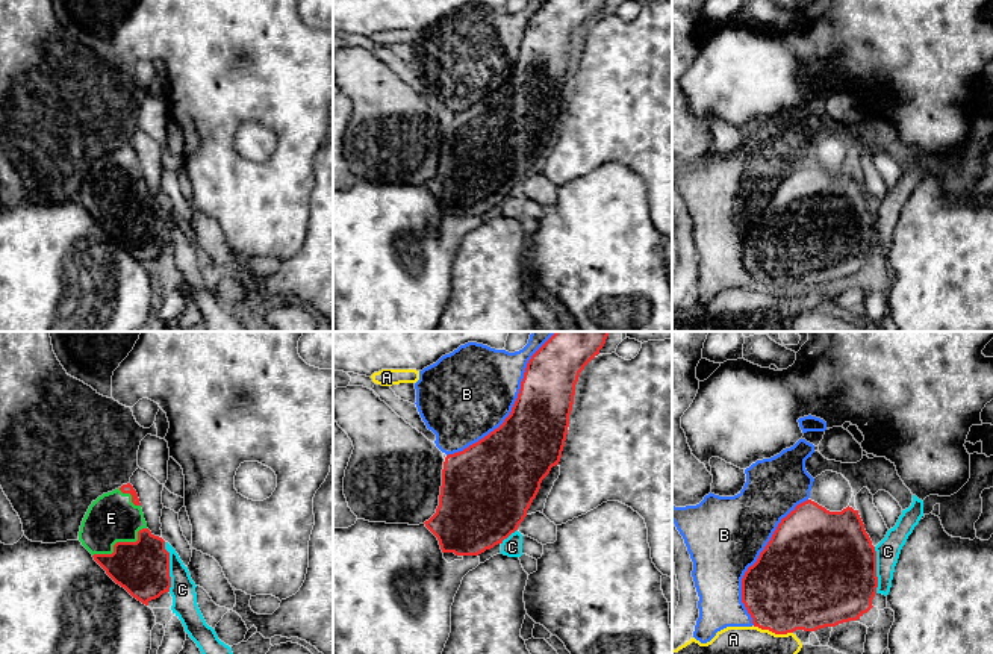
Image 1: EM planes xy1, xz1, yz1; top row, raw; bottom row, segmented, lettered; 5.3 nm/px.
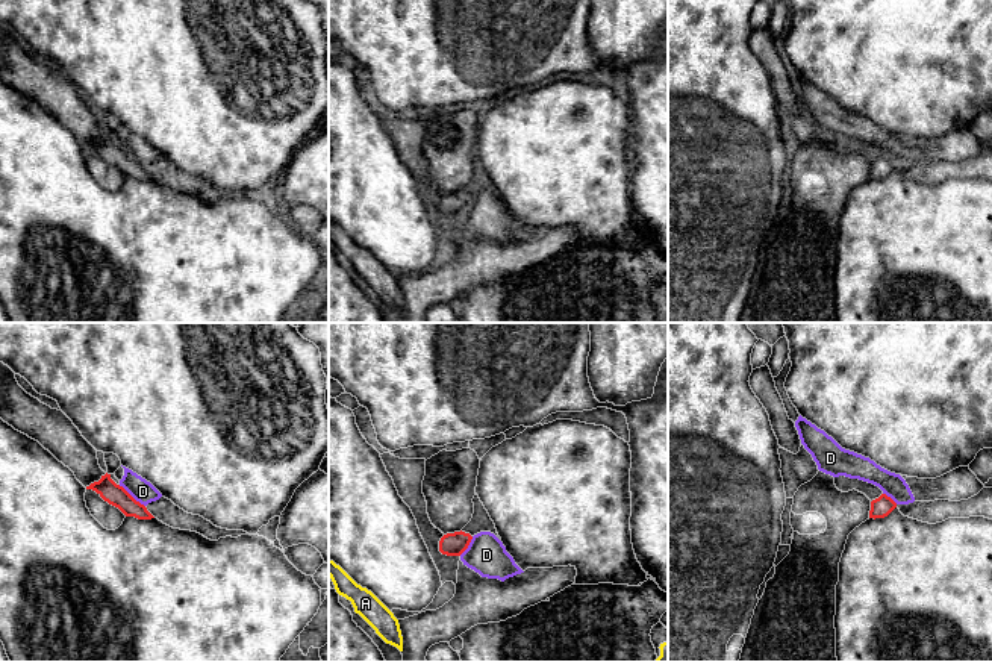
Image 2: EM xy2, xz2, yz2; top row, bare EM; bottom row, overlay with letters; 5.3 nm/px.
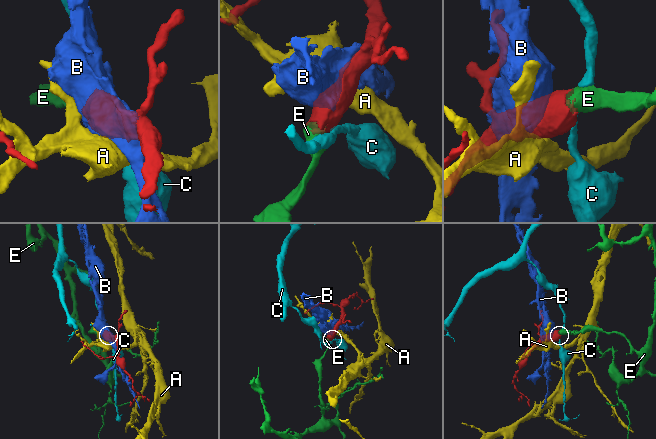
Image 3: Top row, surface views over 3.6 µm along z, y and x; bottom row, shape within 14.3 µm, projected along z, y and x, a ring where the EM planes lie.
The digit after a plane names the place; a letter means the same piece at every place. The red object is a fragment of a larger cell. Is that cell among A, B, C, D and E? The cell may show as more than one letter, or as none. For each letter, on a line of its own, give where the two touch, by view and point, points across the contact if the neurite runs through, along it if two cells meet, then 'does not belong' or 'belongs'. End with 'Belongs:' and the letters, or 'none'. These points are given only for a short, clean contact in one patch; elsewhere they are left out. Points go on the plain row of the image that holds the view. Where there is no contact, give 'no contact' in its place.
A: meets red in yz1 at (772, 292); does not belong
B: meets red in xz1 at (512, 70); does not belong
C: meets red in xy1 at (168, 227); border along xy1 (164, 203), (168, 212), (170, 252); does not belong
D: meets red in xy2 at (131, 156); border along xy2 (118, 146), (144, 167); does not belong
E: meets red in xy1 at (120, 203); belongs
Belongs: E

